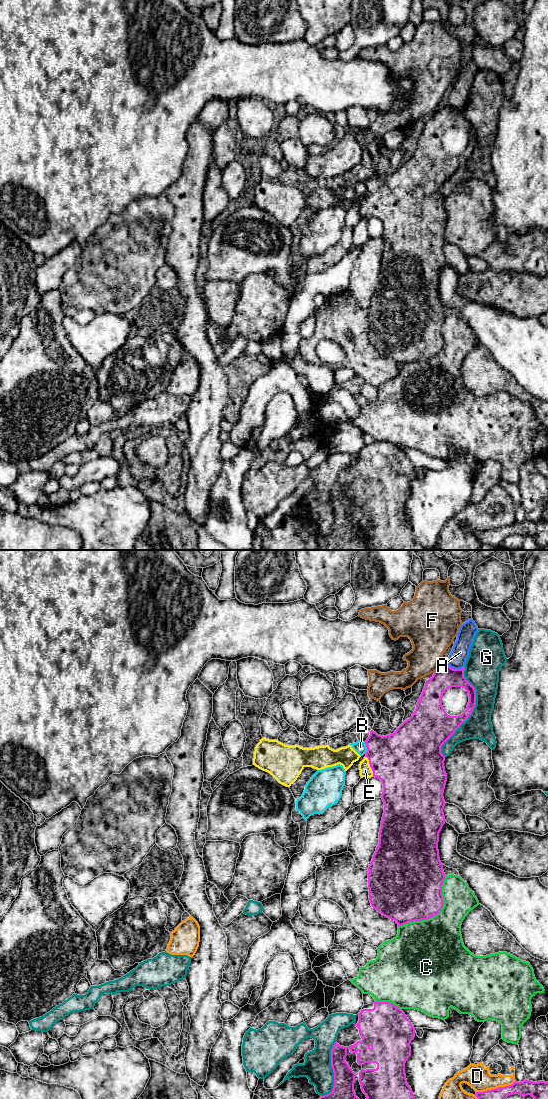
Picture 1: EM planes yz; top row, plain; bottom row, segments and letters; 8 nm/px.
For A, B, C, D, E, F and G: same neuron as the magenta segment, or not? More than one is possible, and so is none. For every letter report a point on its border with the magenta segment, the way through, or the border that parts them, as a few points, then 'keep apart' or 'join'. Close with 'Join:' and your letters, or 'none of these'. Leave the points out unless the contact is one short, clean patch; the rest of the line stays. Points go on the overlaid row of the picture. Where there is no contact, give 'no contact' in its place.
A: contact yz (455, 669); keep apart
B: contact yz (366, 746); border yz (364, 742), (366, 752); keep apart
C: contact yz (436, 914); keep apart
D: contact yz (496, 1088); keep apart
E: contact yz (370, 766); way yz (400, 760), (383, 760), (370, 766), (365, 770); join
F: contact yz (436, 670); keep apart
G: contact yz (472, 710); keep apart
Join: E

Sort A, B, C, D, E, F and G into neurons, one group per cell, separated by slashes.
A / B / C / D / E / F / G

